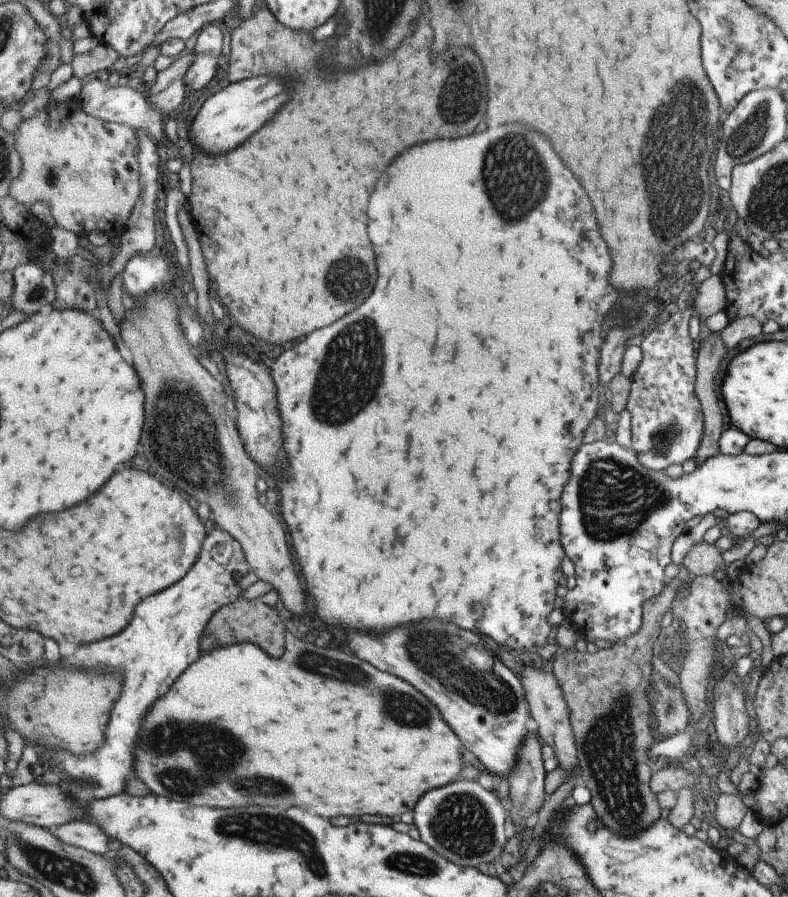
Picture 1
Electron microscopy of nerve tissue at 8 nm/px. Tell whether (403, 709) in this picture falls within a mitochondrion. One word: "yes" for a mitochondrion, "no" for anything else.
yes

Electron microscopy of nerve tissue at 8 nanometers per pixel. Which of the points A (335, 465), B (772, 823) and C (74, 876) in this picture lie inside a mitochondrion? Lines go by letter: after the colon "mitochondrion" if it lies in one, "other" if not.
A: other
B: other
C: mitochondrion

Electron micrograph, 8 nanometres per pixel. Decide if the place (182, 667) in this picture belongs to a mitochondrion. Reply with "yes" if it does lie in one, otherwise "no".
no

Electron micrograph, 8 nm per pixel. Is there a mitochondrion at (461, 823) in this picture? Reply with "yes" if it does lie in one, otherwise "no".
yes

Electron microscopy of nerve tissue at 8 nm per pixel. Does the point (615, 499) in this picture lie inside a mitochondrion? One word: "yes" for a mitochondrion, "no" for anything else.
yes

